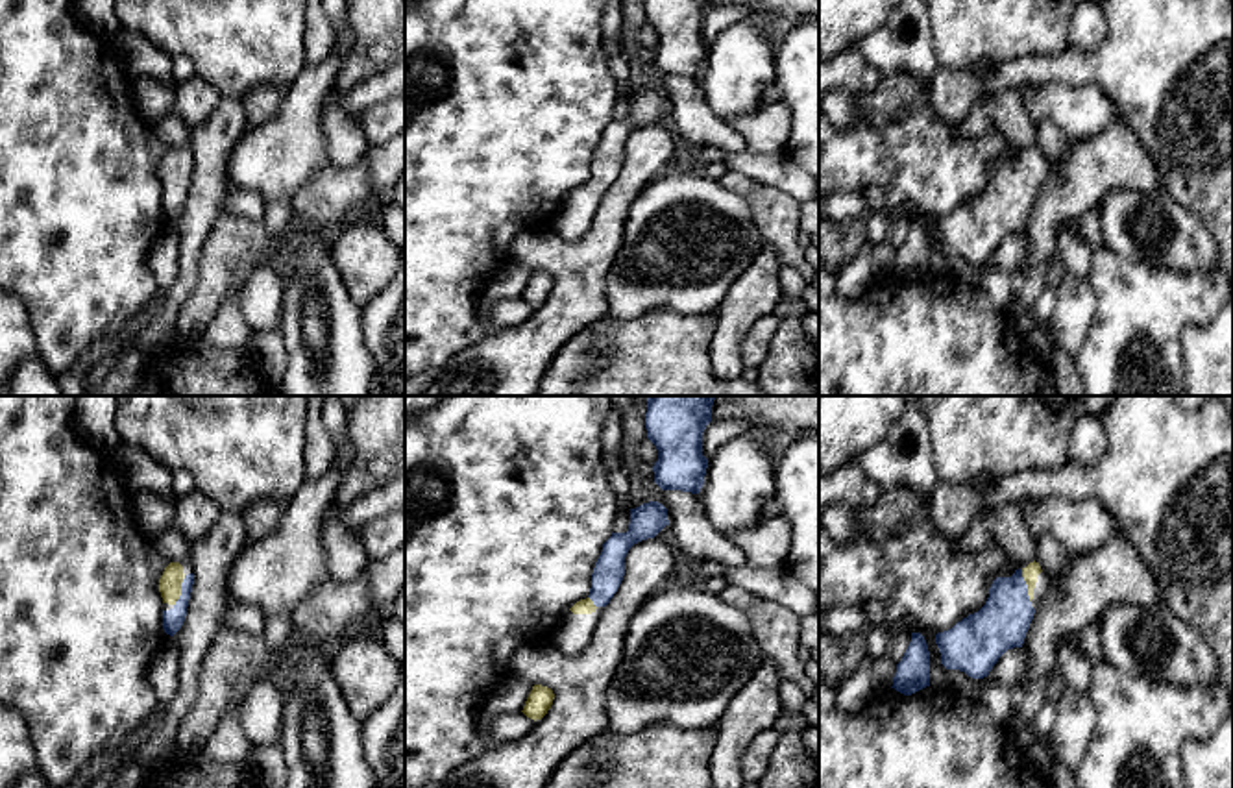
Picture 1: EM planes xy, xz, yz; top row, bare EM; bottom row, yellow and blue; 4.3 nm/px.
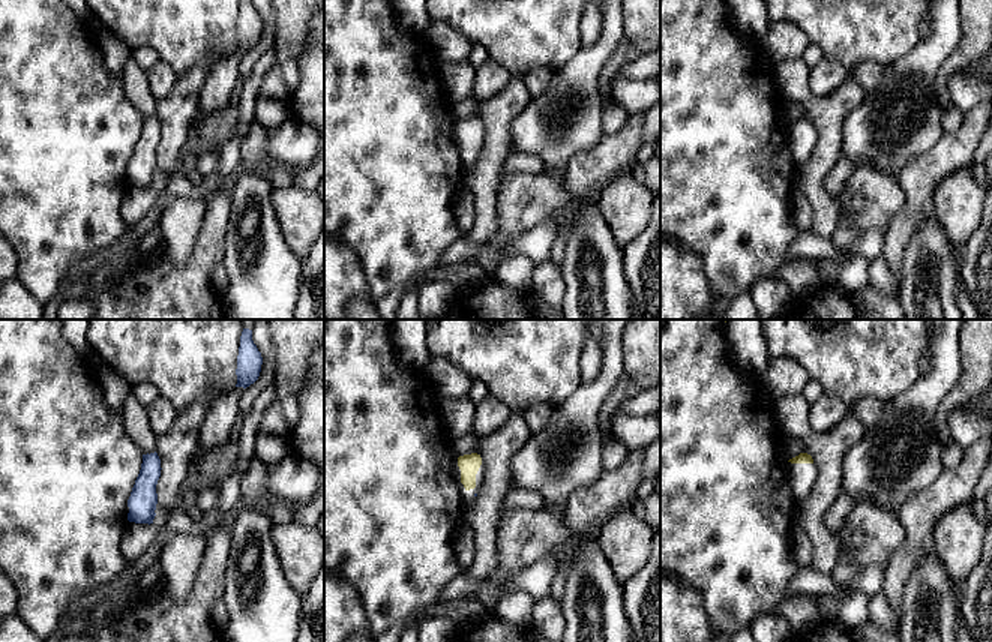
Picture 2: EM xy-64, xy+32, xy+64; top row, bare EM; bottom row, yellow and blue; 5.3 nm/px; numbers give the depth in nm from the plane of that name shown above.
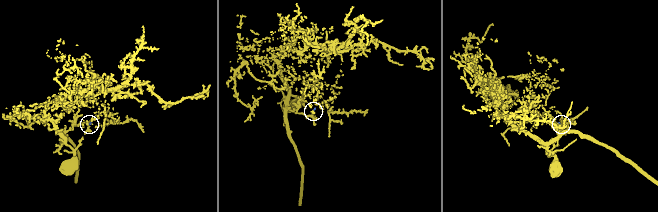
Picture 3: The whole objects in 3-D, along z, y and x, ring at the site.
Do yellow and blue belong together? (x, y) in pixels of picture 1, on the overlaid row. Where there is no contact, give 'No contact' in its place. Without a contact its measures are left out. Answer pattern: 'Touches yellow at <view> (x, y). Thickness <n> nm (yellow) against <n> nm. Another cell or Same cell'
Touches yellow at yz (1028, 587). Thickness 70 nm (yellow) against 220 nm. Same cell

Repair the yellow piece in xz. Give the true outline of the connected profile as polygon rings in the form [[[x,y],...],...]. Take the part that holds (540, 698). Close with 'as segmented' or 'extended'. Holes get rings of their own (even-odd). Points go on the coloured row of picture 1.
[[[534,684],[521,712],[534,721],[542,720],[551,708],[553,699],[555,694],[551,688]]]; as segmented

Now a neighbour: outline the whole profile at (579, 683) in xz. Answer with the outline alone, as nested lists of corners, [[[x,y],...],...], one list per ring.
[[[665,542],[634,544],[625,557],[623,581],[580,655],[564,655],[551,644],[525,646],[512,655],[510,679],[553,690],[547,714],[523,738],[494,745],[444,781],[421,788],[545,788],[568,755],[606,731],[606,692],[623,660],[629,622],[673,566]]]

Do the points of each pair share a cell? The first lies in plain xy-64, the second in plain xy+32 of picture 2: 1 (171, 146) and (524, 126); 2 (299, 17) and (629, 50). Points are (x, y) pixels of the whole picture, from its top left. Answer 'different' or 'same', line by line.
1: different
2: same

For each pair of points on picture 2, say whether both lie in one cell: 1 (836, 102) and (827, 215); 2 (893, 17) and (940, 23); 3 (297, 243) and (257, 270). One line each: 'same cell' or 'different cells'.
1: same cell
2: different cells
3: different cells

